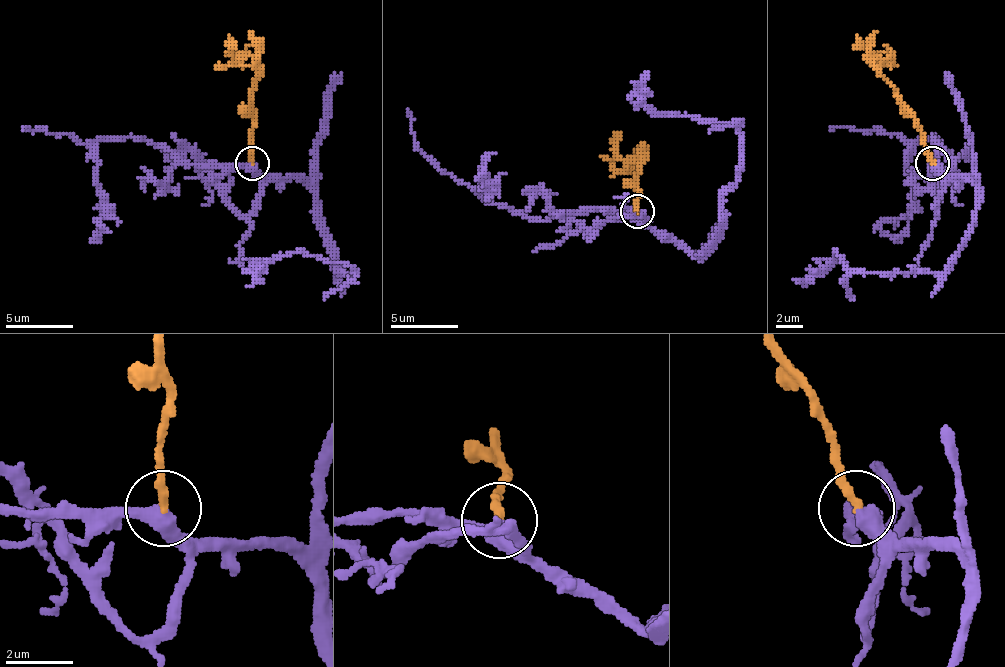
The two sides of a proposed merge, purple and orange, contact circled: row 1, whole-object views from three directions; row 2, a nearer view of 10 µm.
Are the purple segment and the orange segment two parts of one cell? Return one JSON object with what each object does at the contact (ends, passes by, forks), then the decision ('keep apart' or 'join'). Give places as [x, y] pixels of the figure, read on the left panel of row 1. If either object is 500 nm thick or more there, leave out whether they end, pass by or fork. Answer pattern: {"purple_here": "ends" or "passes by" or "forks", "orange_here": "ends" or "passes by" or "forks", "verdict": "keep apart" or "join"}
{"purple_here": "passes by", "orange_here": "ends", "verdict": "join"}

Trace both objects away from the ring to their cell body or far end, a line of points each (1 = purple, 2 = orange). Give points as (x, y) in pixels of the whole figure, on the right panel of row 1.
1: (931, 164), (948, 177), (969, 177), (975, 194), (975, 221), (942, 272), (853, 272), (837, 252), (792, 279)
2: (931, 164), (918, 120), (857, 35)

